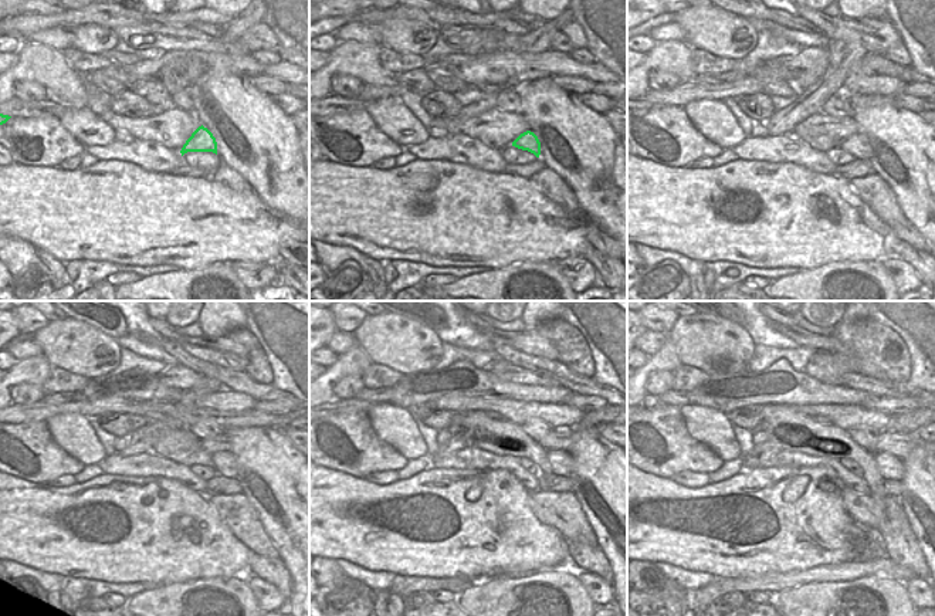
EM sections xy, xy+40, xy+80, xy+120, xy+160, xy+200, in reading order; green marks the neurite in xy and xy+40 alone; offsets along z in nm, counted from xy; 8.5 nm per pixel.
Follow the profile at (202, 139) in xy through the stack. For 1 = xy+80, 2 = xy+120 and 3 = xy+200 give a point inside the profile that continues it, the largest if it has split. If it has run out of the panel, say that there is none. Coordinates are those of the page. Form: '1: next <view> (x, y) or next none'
1: next xy+80 (856, 145)
2: next xy+120 (224, 464)
3: next xy+200 (890, 467)

